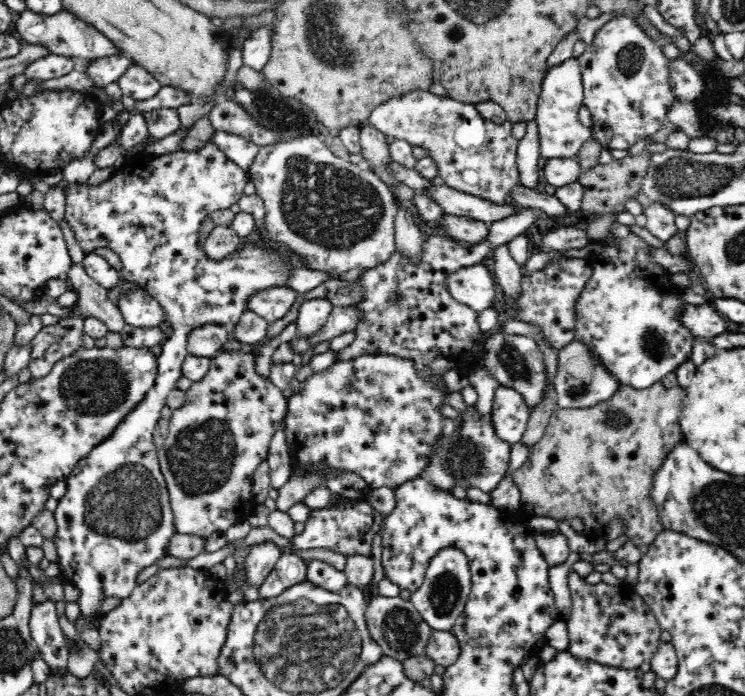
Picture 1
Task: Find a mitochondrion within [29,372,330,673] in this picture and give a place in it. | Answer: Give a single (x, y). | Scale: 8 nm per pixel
(126, 505)

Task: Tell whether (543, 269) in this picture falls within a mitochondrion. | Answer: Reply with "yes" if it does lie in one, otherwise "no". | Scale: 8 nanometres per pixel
no

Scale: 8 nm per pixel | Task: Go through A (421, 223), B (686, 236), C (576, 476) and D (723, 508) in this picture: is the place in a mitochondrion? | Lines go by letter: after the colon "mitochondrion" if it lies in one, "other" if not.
A: other
B: other
C: other
D: mitochondrion

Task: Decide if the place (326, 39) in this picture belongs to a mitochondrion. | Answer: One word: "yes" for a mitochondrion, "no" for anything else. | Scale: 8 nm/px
yes

